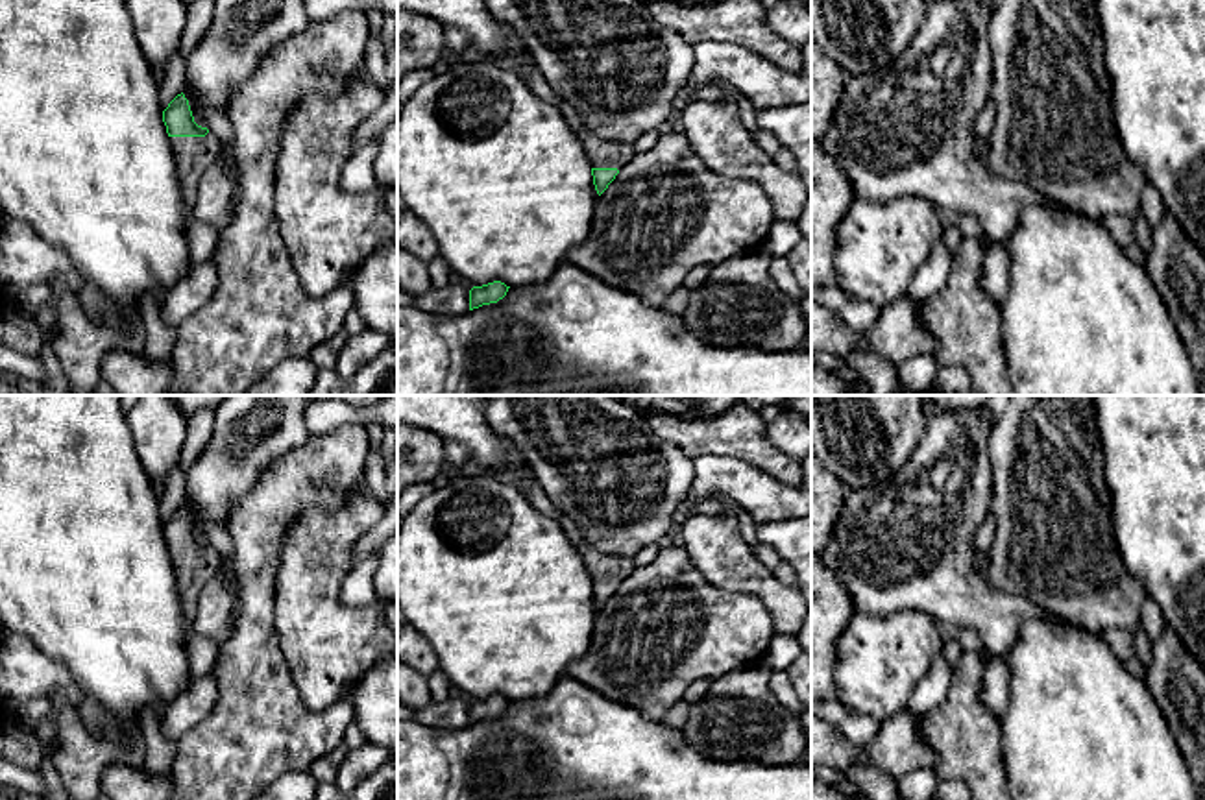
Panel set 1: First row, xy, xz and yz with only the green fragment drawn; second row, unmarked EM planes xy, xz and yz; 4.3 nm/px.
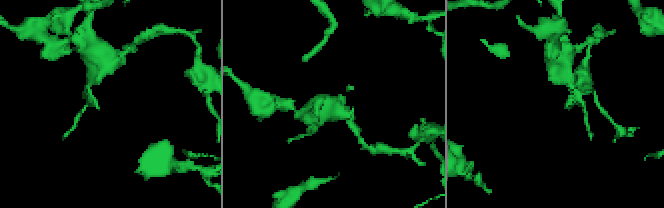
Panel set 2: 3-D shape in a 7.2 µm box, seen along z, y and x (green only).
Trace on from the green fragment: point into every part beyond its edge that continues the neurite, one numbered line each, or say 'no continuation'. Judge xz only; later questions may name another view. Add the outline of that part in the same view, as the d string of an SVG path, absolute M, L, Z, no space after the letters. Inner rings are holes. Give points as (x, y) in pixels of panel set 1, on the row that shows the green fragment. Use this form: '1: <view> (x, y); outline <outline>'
1: xz (603, 154); outline M582 126L577 135L584 146L591 168L621 170L636 155L632 144L604 140L586 126Z

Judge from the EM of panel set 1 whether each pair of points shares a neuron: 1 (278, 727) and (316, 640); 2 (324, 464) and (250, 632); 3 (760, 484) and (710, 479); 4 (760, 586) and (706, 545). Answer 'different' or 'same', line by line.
1: different
2: same
3: same
4: same

